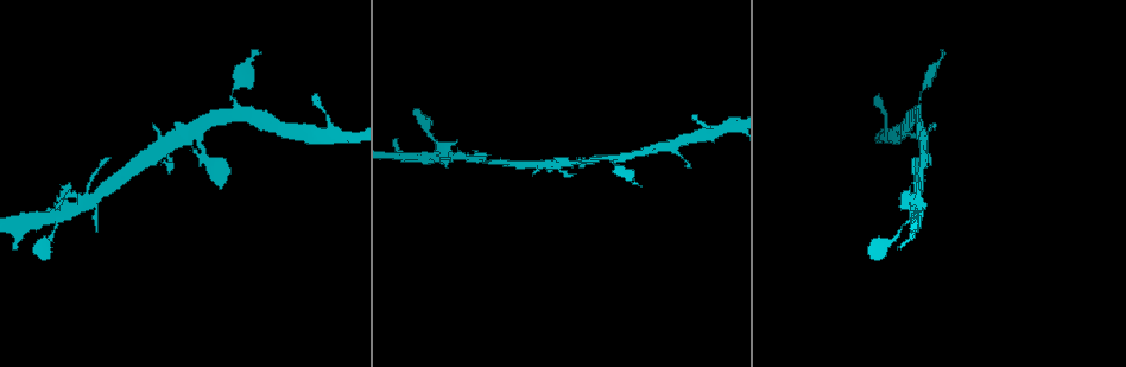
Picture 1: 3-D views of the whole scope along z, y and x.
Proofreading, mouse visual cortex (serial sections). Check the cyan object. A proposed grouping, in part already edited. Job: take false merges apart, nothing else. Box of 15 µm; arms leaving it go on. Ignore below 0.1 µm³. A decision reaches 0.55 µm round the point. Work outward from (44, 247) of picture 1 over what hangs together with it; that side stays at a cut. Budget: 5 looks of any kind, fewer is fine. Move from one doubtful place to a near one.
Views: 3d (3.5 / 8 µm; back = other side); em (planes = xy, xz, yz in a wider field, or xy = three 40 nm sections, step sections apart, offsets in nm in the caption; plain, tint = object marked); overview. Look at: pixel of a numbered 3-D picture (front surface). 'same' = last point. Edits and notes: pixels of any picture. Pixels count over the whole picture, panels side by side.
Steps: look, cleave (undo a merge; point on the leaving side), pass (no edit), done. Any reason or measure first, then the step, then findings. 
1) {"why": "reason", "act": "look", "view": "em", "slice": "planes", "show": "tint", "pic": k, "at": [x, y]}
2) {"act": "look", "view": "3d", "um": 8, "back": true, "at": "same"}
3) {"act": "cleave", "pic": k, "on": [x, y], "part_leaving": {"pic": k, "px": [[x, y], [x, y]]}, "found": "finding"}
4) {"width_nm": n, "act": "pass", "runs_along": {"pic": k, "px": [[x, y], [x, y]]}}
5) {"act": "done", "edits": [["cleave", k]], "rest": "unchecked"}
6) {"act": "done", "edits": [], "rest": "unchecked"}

{"why": "sharp bend", "act": "look", "view": "em", "slice": "xy", "step": 5, "show": "tint", "pic": 1, "at": [55, 217]}

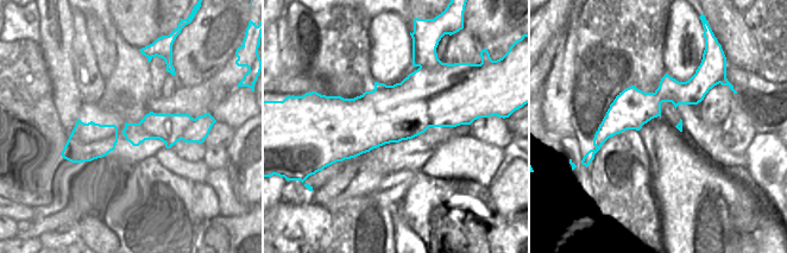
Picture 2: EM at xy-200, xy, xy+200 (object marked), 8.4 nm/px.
{"why": "wider look", "act": "look", "view": "3d", "um": 3.5, "at": "same"}

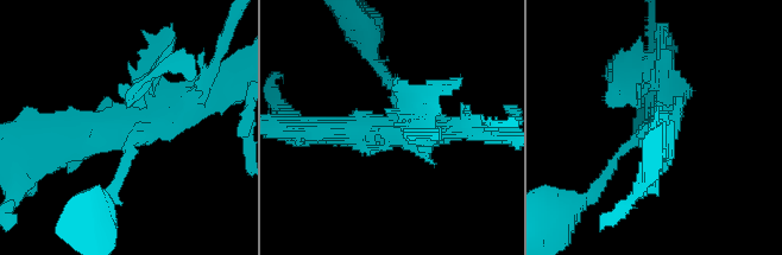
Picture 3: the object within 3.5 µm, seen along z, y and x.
{"width_nm": 480, "act": "pass", "runs_along": {"pic": 3, "px": [[112, 190], [133, 135], [196, 95]]}, "found": "all the same cell"}

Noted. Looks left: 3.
{"why": "calibre changes", "act": "look", "view": "3d", "um": 3.5, "pic": 1, "at": [588, 164]}

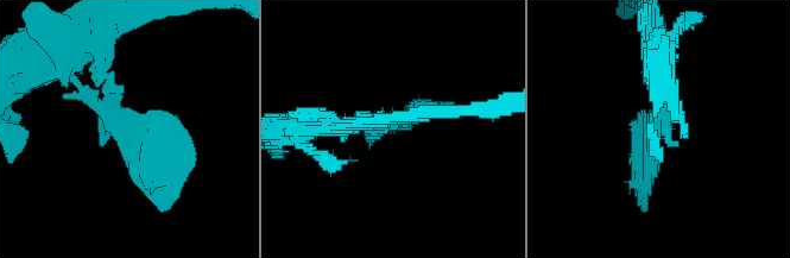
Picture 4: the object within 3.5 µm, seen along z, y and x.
{"why": "need the tissue", "act": "look", "view": "em", "slice": "xy", "step": 3, "show": "plain", "pic": 4, "at": [381, 130]}

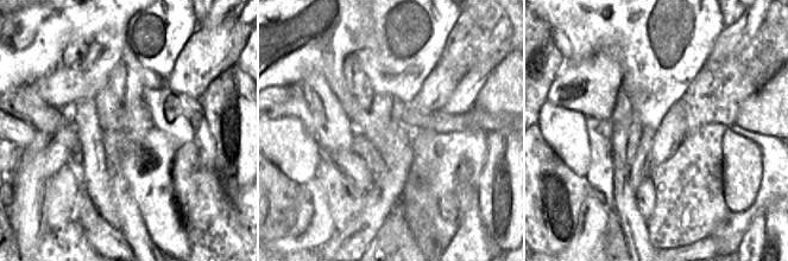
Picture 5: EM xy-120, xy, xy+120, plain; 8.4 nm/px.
{"why": "with the object marked", "act": "look", "view": "em", "slice": "xy", "step": 3, "show": "tint", "at": "same"}

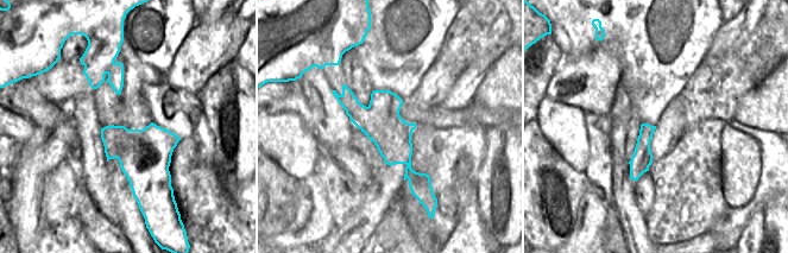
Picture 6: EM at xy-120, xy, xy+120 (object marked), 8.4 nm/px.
{"act": "pass", "found": "one cell here"}

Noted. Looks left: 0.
{"act": "done", "edits": [], "rest": "unchecked"}

